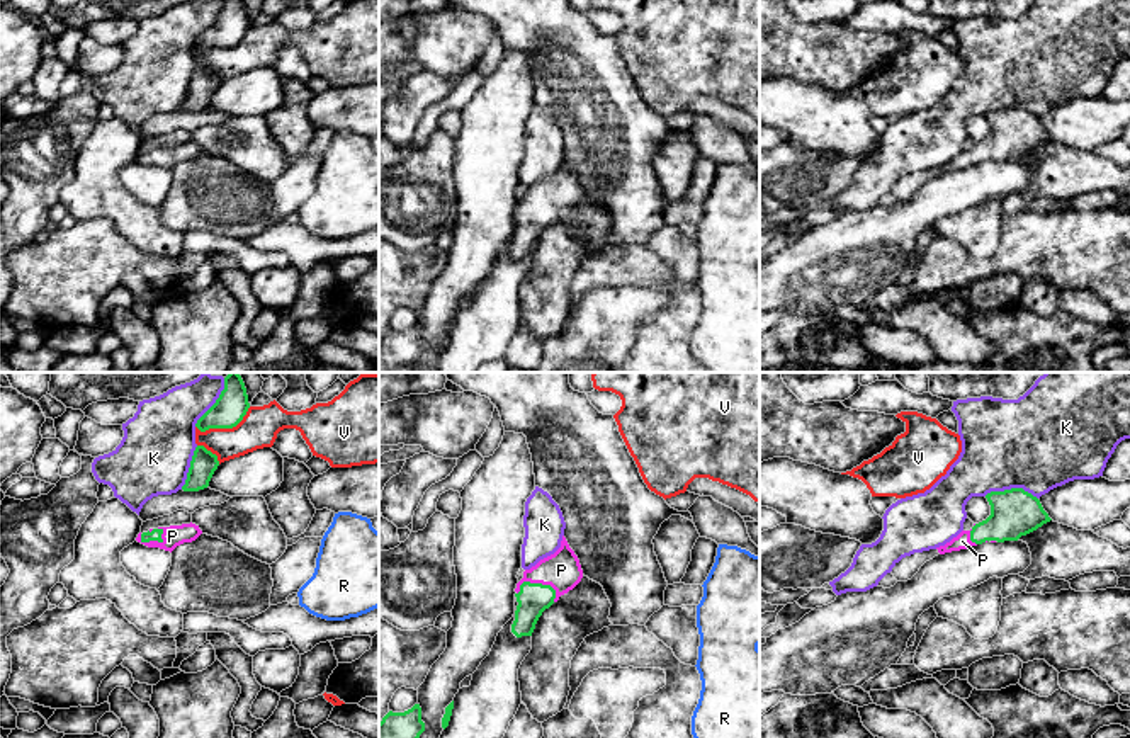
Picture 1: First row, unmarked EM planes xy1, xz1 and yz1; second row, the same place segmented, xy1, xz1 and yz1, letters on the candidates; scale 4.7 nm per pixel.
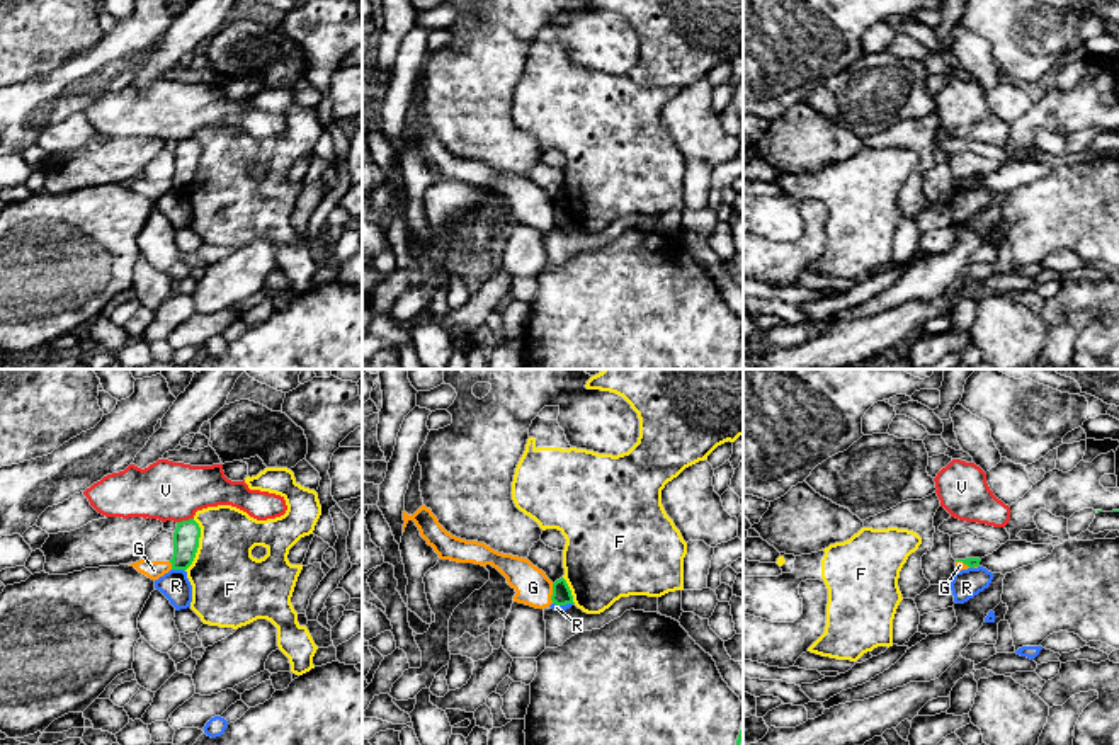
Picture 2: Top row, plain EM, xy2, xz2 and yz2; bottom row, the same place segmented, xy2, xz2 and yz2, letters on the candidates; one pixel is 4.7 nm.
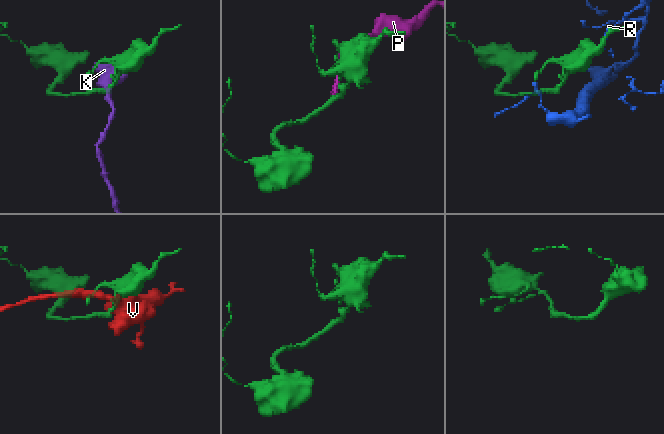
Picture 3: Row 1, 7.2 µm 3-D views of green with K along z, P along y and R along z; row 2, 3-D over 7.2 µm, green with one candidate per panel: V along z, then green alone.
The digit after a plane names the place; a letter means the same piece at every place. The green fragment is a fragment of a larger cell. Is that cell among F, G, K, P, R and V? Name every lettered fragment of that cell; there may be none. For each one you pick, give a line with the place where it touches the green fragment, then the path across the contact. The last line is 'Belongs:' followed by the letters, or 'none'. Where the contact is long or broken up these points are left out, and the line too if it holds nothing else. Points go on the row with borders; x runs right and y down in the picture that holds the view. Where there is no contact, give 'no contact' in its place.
P: xz1 (534, 584) | across xz1 (532, 599), (534, 584), (544, 584), (561, 570)
Belongs: P

